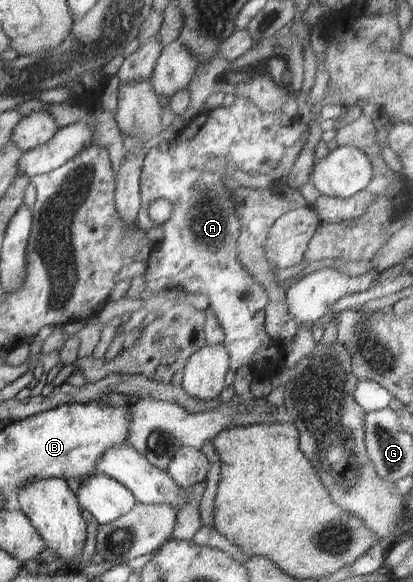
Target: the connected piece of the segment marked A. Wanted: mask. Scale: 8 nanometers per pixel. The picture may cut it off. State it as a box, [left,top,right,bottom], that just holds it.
[134,96,309,372]

